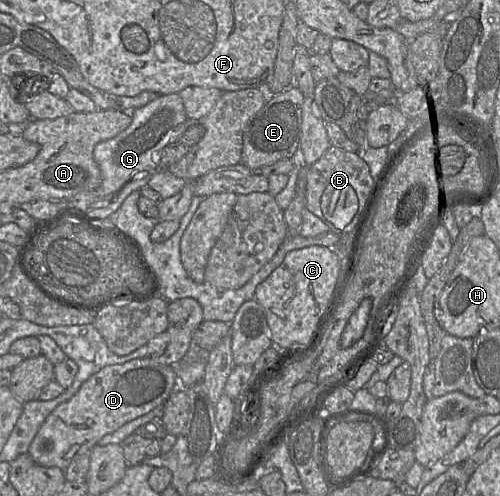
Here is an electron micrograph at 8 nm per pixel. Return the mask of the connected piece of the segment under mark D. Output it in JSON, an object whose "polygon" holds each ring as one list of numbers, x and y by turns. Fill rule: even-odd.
{"polygon":[[150,357,106,366,86,380,69,401,52,411,36,433,27,453,41,466,65,470,75,458,89,454,103,436,157,407,163,407,178,387,172,366,159,364]]}

